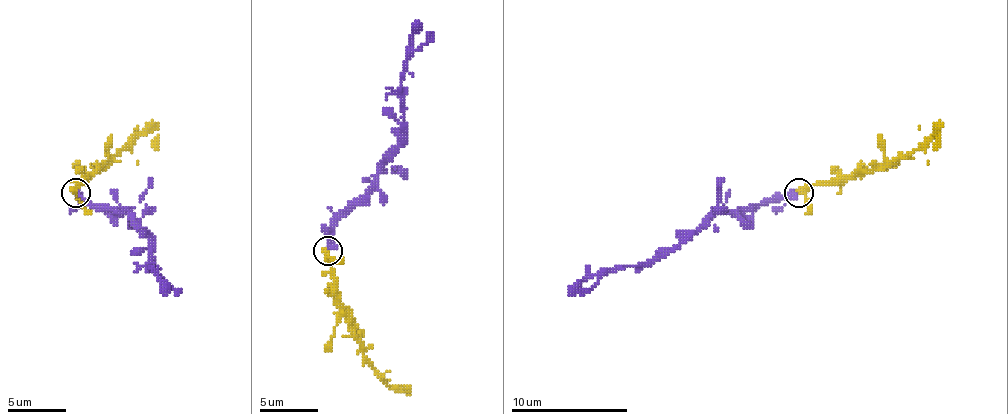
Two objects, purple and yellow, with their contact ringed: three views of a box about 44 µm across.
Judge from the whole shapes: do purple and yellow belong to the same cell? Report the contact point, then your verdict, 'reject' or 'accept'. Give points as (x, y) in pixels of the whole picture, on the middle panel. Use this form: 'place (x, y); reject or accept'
place (327, 251); reject

